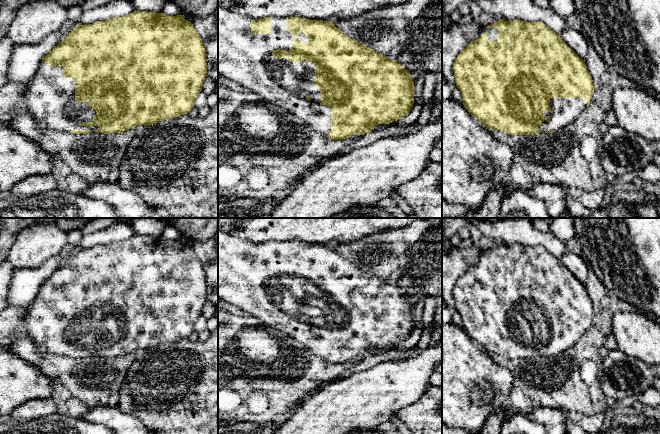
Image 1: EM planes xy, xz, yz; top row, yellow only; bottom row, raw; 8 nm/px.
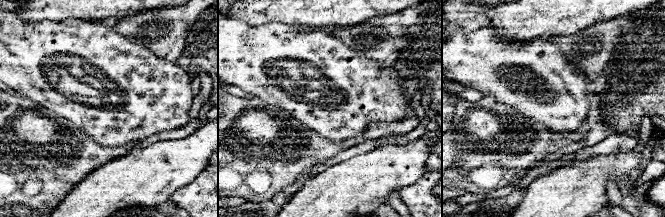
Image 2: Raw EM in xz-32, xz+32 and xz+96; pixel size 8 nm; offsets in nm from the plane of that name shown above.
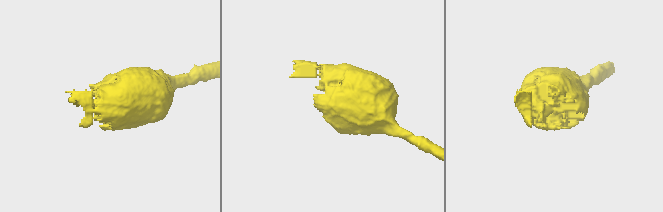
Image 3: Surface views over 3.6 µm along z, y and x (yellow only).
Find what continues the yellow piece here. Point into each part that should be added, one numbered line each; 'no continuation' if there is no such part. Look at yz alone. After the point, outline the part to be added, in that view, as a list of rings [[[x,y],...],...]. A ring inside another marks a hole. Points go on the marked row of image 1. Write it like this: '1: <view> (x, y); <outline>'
1: yz (565, 110); [[[551,98],[550,110],[543,113],[544,120],[538,129],[542,133],[559,131],[575,121],[586,107],[585,98]]]

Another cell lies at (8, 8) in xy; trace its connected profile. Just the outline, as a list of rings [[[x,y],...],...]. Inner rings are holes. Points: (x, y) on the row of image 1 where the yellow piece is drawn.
[[[0,0],[0,41],[7,38],[16,11],[32,0]]]

